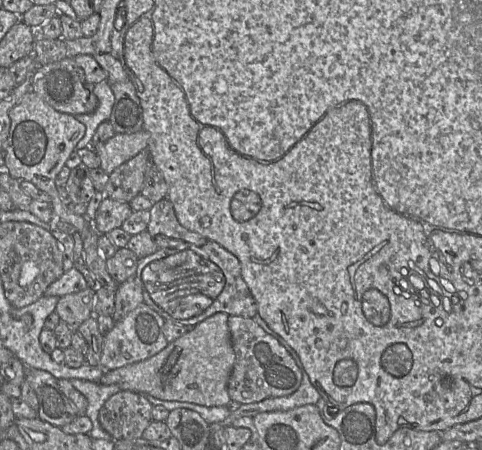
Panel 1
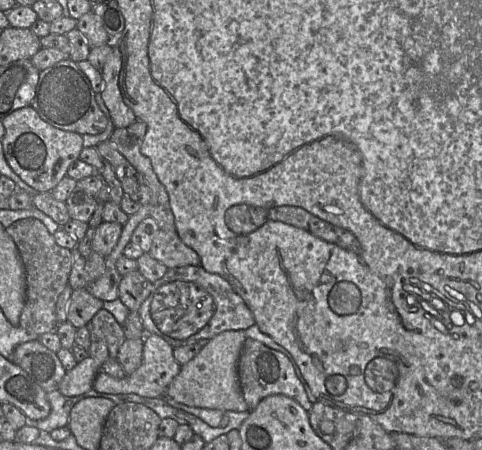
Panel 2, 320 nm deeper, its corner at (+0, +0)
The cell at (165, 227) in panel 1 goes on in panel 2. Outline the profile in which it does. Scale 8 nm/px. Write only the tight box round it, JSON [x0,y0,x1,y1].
[149,229,201,269]

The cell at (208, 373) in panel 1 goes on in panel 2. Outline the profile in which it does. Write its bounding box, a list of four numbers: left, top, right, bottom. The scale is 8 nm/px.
[166,330,250,411]

